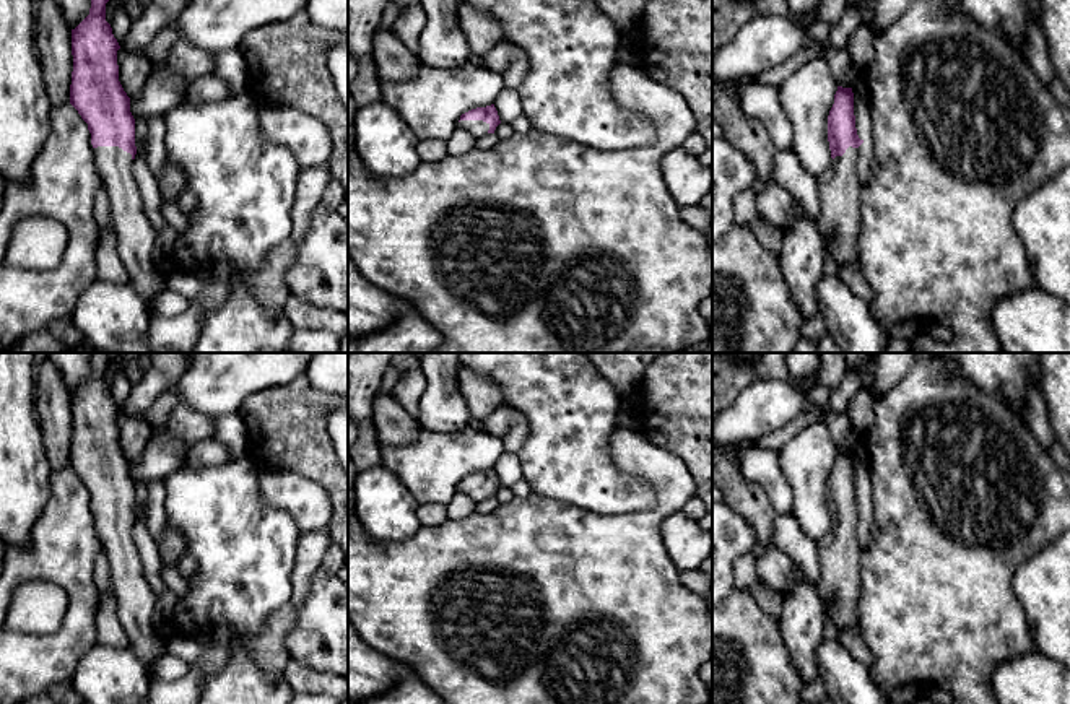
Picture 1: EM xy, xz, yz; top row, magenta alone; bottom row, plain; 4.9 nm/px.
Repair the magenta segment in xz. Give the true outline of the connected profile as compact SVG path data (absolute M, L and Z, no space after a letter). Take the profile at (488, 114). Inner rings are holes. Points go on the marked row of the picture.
M494 104L486 107L476 107L460 115L459 128L470 132L475 138L488 133L494 133L501 124Z

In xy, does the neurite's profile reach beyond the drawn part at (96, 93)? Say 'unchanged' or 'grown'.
grown

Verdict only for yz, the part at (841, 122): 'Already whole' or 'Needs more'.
Needs more

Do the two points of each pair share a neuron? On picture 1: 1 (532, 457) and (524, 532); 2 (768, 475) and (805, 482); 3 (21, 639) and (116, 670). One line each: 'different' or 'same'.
1: different
2: different
3: different

